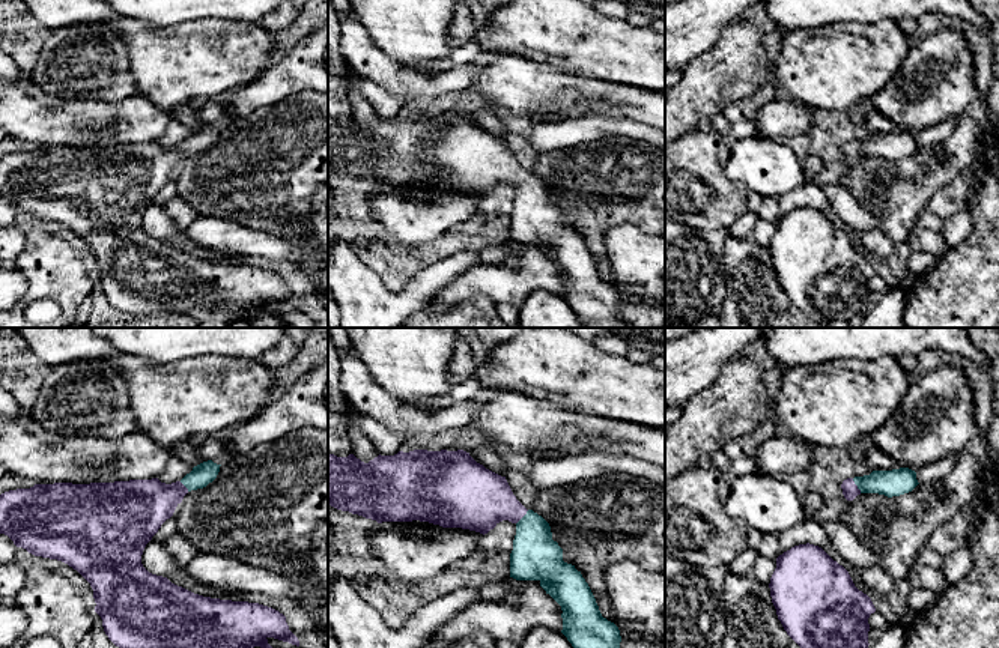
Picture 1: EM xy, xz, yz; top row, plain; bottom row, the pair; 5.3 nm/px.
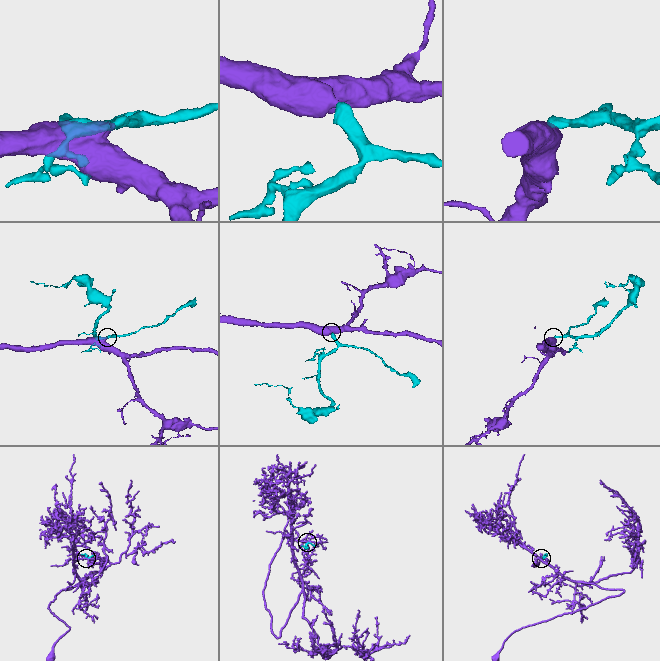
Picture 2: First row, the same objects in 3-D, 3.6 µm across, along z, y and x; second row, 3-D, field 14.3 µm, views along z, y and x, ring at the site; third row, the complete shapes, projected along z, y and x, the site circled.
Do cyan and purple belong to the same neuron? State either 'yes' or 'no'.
yes

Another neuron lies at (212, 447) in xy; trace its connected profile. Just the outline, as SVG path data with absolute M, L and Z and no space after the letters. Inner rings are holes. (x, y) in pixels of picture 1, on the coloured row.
M193 436L190 442L197 448L203 462L227 459L232 456L230 447L218 436Z

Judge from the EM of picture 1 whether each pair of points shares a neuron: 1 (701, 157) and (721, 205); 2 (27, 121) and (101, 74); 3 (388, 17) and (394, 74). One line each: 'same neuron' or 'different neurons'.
1: same neuron
2: different neurons
3: different neurons

